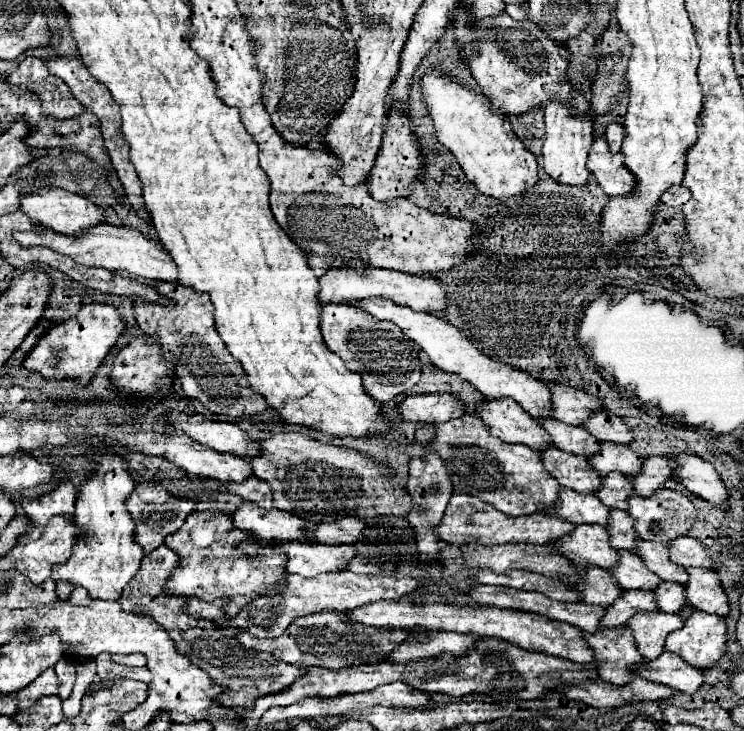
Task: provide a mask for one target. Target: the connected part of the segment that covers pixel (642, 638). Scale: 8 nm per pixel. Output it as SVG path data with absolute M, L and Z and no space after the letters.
M636 612L628 626L632 628L636 648L646 660L656 658L664 650L664 638L682 626L682 618L678 614L666 614L666 612Z

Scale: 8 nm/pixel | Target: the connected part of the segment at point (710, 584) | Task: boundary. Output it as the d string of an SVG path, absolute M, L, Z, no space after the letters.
M686 568L690 576L684 584L686 600L696 610L726 616L728 614L728 600L720 586L718 574L710 568Z

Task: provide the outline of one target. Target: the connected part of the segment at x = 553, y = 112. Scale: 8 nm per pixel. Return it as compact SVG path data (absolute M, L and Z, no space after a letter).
M550 100L544 106L546 114L546 142L542 148L544 154L544 170L548 176L562 184L586 184L588 170L586 158L592 146L592 122L586 114L574 114L566 102Z

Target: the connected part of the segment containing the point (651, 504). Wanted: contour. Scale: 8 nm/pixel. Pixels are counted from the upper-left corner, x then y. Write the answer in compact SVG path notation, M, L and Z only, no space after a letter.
M658 488L652 496L632 494L626 498L626 502L628 502L628 514L634 518L634 528L636 528L638 536L644 540L654 540L654 542L666 544L670 538L688 534L688 530L696 518L694 504L682 492L668 490L668 488Z

